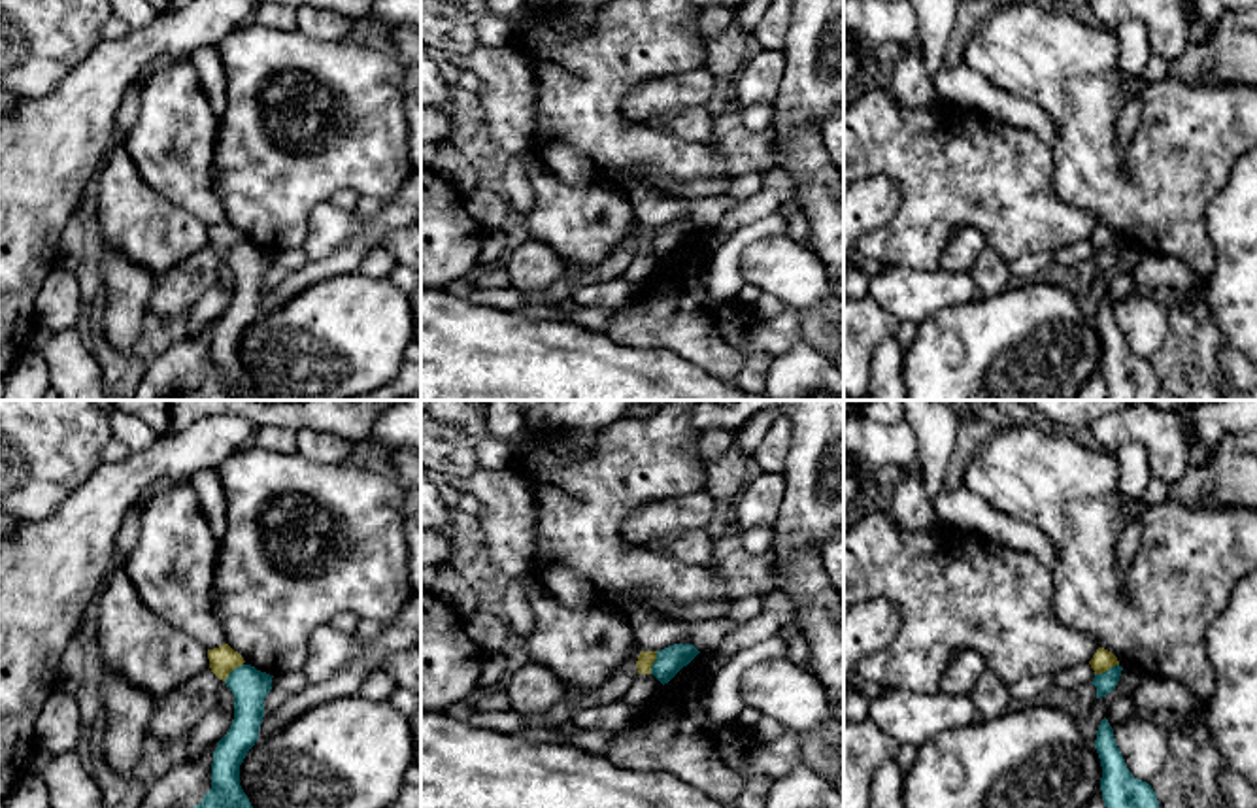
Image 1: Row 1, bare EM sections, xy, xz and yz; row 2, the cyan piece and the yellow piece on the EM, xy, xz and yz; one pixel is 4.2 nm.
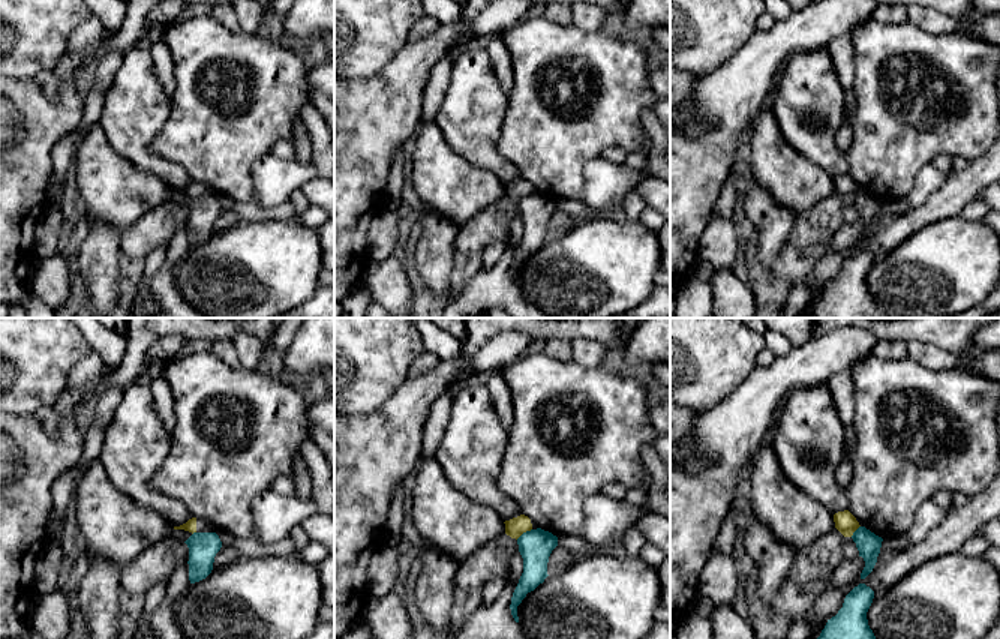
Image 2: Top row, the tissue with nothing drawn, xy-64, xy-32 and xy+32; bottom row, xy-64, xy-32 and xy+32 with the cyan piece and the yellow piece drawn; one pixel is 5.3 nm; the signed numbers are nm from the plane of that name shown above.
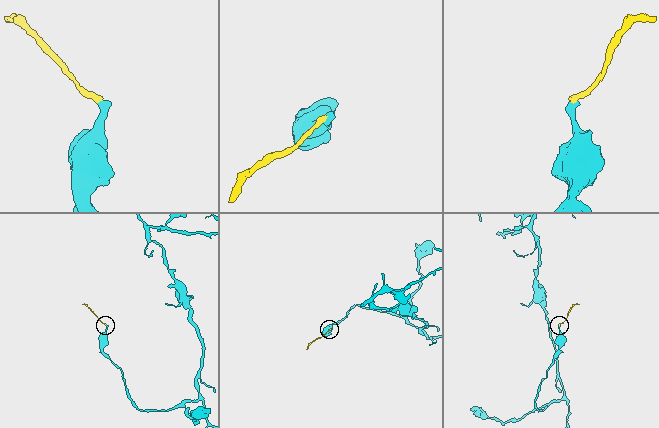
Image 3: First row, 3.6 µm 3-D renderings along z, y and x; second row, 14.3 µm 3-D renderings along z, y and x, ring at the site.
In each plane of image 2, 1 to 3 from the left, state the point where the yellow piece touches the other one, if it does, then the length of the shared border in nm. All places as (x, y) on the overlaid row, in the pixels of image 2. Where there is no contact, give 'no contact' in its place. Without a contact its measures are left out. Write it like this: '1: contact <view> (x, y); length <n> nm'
1: contact xy-64 (194, 533); length 30 nm
2: contact xy-32 (523, 533); length 110 nm
3: contact xy+32 (855, 531); length 80 nm

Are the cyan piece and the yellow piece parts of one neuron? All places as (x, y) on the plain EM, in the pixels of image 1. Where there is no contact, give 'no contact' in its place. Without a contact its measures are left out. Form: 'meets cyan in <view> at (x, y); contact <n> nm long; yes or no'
meets cyan in yz at (1106, 248); contact 120 nm long; no

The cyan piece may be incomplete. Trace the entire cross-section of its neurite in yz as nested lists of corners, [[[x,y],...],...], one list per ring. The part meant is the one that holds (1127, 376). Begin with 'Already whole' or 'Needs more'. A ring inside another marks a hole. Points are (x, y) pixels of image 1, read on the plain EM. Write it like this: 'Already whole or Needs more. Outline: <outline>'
Already whole. Outline: [[[1106,295],[1098,302],[1095,327],[1102,344],[1104,400],[1157,400],[1161,393],[1157,370],[1131,351]]]

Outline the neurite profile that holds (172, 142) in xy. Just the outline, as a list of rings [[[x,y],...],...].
[[[166,60],[142,79],[142,108],[125,147],[142,179],[206,227],[226,221],[211,189],[219,117],[191,60]]]

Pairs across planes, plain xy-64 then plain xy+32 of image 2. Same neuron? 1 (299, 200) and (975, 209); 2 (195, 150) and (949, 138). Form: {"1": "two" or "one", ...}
{"1": "one", "2": "one"}

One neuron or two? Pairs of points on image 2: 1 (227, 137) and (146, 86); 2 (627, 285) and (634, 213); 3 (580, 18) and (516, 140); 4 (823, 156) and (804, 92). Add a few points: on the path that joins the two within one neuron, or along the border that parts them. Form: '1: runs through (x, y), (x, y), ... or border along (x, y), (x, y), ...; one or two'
1: border along (171, 99), (171, 113), (156, 134); two
2: border along (625, 218), (637, 221); two
3: border along (573, 24), (582, 30), (598, 32); two
4: runs through (810, 140), (796, 126), (795, 116), (802, 108); one

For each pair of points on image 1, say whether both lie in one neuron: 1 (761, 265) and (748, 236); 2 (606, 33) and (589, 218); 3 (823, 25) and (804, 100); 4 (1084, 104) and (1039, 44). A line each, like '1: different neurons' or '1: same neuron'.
1: different neurons
2: different neurons
3: same neuron
4: same neuron

